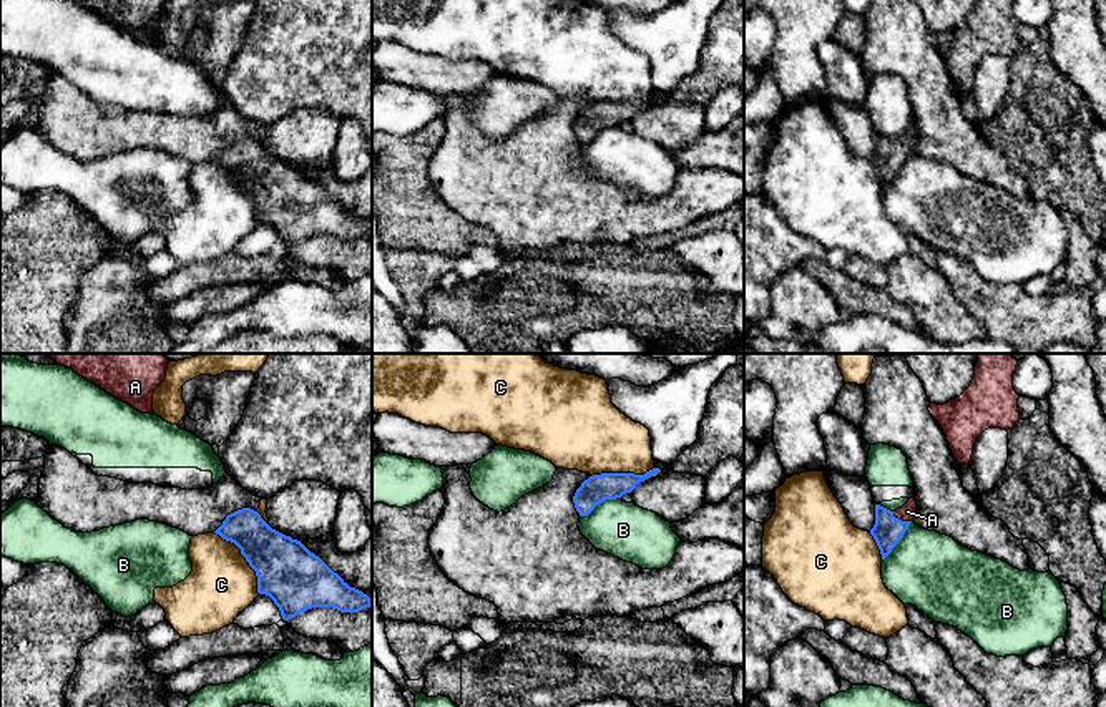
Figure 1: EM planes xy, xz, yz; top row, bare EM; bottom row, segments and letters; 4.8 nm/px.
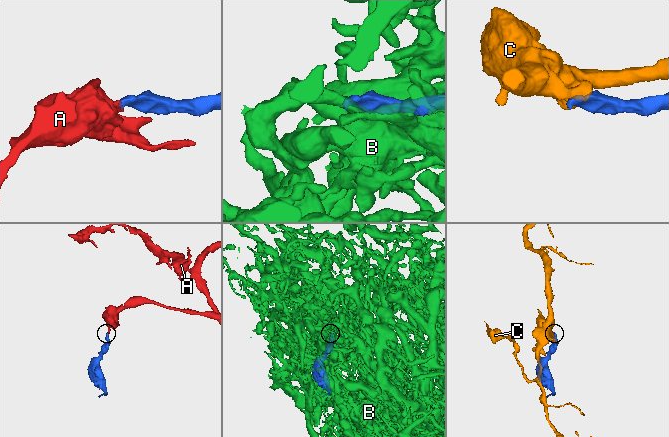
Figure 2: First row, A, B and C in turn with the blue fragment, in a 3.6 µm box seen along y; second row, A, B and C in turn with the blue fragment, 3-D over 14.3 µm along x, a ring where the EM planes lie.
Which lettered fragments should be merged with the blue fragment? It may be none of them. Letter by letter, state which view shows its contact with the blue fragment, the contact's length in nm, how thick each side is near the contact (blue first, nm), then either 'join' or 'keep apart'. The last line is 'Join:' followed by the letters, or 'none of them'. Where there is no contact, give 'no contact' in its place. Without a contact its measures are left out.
A: yz | 110 nm | 150/80 nm | join
B: xz | 220 nm | 140/280 nm | keep apart
C: xy | 380 nm | 300/320 nm | keep apart
Join: A

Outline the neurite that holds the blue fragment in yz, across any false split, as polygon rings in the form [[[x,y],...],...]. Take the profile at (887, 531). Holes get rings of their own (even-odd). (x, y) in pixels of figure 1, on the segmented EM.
[[[910,498],[902,508],[890,511],[880,505],[875,505],[875,524],[870,529],[882,559],[885,559],[897,543],[903,538],[912,519],[917,513],[917,501]]]

